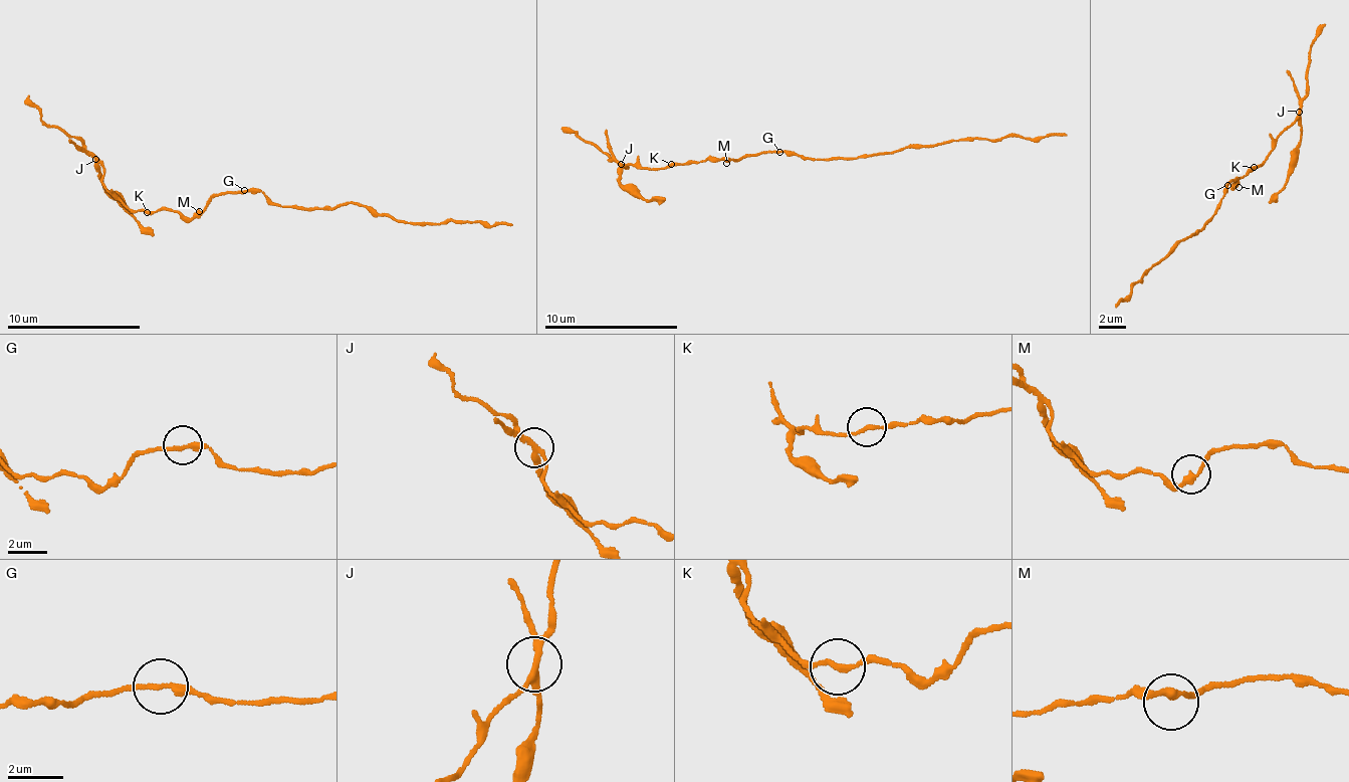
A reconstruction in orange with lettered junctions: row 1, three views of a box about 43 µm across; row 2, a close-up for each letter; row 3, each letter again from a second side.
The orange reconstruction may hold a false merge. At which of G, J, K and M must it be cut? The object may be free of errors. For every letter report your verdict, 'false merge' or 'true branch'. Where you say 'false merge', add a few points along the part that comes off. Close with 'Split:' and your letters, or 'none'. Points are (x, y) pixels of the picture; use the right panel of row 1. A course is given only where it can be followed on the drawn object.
G: true branch
J: false merge | (1298, 111), (1300, 135), (1294, 172), (1270, 204)
K: true branch
M: true branch
Split: J

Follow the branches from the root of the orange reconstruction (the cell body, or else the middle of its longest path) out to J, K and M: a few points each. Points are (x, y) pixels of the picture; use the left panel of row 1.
J: (247, 190), (221, 192), (191, 217), (160, 209), (154, 212), (129, 209), (111, 195), (96, 159)
K: (247, 190), (221, 192), (191, 217), (176, 211), (148, 211)
M: (247, 190), (221, 192), (199, 211)

